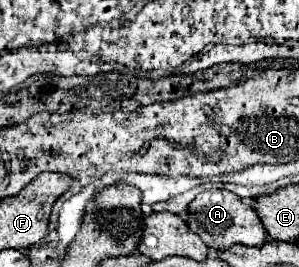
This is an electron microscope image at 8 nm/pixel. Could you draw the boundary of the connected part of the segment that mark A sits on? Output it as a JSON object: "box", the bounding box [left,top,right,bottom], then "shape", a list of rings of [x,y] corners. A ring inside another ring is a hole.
{"box":[186,189,268,251],"shape":[[[208,189],[200,193],[192,203],[190,203],[190,219],[186,221],[188,227],[200,235],[200,239],[216,251],[224,251],[224,247],[232,247],[236,243],[240,245],[250,245],[250,247],[262,247],[268,239],[268,233],[264,233],[264,227],[254,213],[256,209],[248,203],[244,203],[238,195],[222,191],[222,189]]]}

